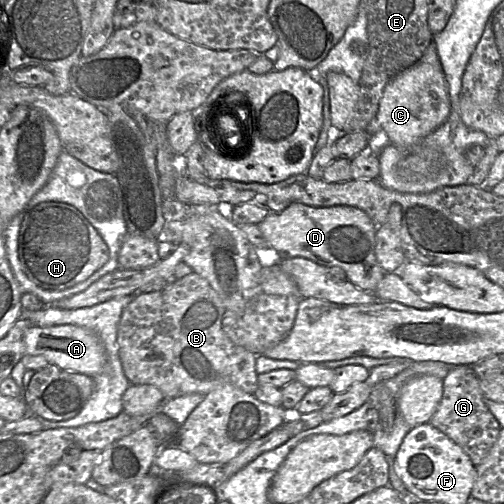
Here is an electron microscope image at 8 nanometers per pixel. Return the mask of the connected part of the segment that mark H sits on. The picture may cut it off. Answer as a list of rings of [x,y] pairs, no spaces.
[[[56,201],[37,204],[23,218],[18,235],[18,256],[27,277],[37,286],[52,291],[70,288],[101,268],[109,259],[109,249],[98,231],[74,206]]]

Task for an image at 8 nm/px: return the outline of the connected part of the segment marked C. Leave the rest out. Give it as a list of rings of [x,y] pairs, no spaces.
[[[434,41],[412,66],[399,72],[386,85],[376,119],[387,133],[390,144],[408,151],[442,125],[450,114],[448,86]]]

